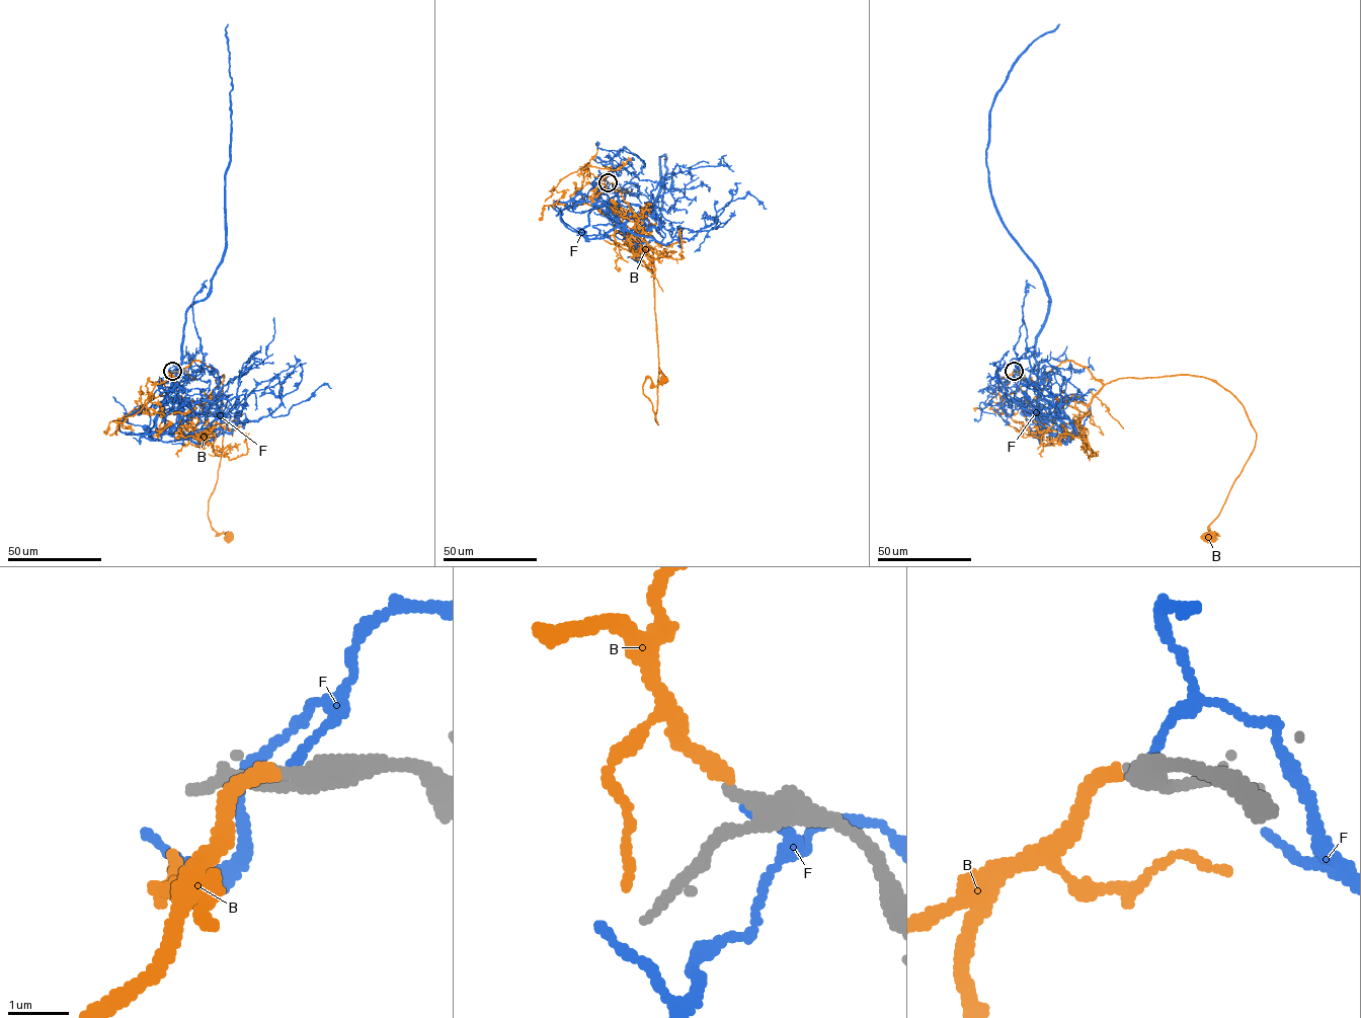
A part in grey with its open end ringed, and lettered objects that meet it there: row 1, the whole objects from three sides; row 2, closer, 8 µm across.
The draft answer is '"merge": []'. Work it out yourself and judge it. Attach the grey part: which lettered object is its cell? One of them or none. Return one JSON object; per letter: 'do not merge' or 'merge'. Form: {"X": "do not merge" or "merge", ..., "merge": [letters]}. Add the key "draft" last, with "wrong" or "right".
{"B": "do not merge", "F": "do not merge", "merge": [], "draft": "right"}

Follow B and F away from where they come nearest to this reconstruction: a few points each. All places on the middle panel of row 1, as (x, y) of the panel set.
B: (608, 181), (580, 169), (582, 199), (652, 258), (658, 424), (643, 385), (665, 379)
F: (609, 182), (609, 206), (617, 203), (624, 218), (640, 218), (655, 203), (659, 157), (665, 154), (662, 228)

